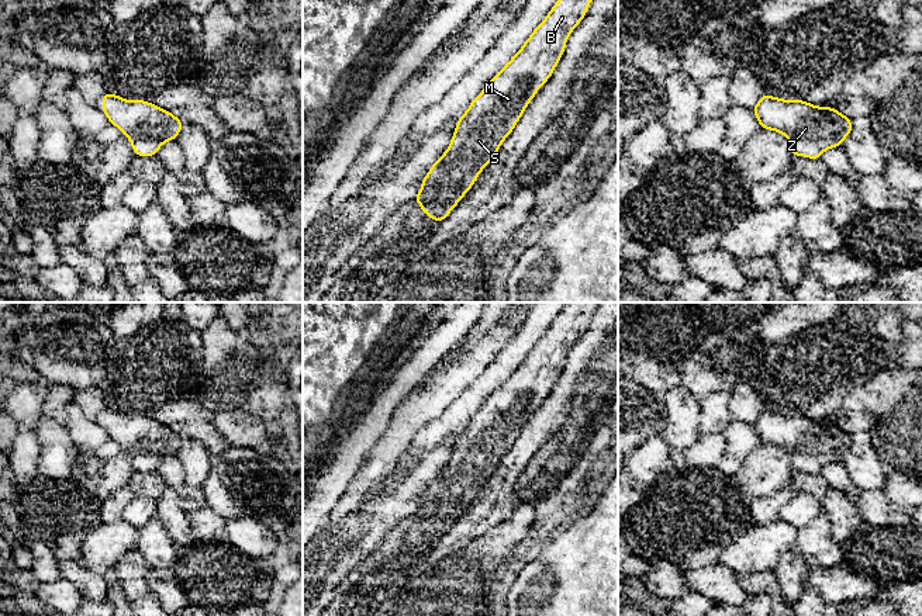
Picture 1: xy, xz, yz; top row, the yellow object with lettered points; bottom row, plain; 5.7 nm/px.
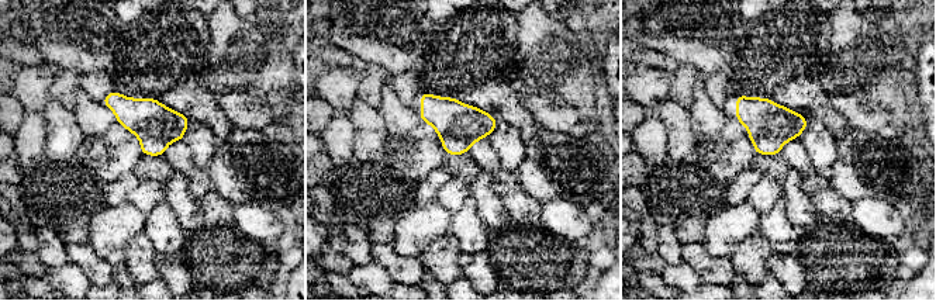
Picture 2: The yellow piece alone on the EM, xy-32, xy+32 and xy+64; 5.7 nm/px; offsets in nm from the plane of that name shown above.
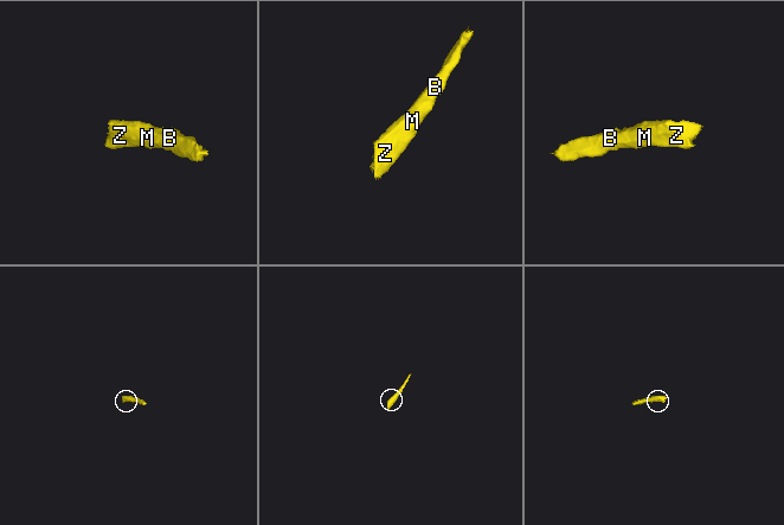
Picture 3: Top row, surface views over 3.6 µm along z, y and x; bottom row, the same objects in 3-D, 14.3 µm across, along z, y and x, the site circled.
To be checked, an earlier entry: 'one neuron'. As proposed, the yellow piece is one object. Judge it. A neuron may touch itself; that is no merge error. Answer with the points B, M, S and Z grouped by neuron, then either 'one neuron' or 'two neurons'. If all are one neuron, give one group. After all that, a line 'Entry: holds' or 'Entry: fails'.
groups B M S Z; one neuron
Entry: holds

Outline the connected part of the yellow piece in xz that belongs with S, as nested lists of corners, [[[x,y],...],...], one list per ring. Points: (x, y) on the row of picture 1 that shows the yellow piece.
[[[557,0],[545,20],[533,30],[521,49],[473,98],[457,120],[449,148],[432,165],[414,200],[422,212],[442,222],[472,188],[479,174],[494,159],[504,139],[511,135],[536,91],[557,66],[569,35],[584,18],[591,0]]]

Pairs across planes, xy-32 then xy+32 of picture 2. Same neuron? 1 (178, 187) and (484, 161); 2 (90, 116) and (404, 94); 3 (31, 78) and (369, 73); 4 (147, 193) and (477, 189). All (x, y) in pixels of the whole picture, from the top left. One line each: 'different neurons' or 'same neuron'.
1: different neurons
2: different neurons
3: different neurons
4: different neurons

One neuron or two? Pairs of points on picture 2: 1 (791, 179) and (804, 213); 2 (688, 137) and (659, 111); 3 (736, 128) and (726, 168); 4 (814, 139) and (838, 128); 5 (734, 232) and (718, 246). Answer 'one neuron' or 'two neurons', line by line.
1: one neuron
2: one neuron
3: one neuron
4: two neurons
5: one neuron

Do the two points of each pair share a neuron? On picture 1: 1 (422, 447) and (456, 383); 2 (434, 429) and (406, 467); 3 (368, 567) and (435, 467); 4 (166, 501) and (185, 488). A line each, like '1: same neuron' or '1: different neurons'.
1: different neurons
2: same neuron
3: different neurons
4: different neurons

